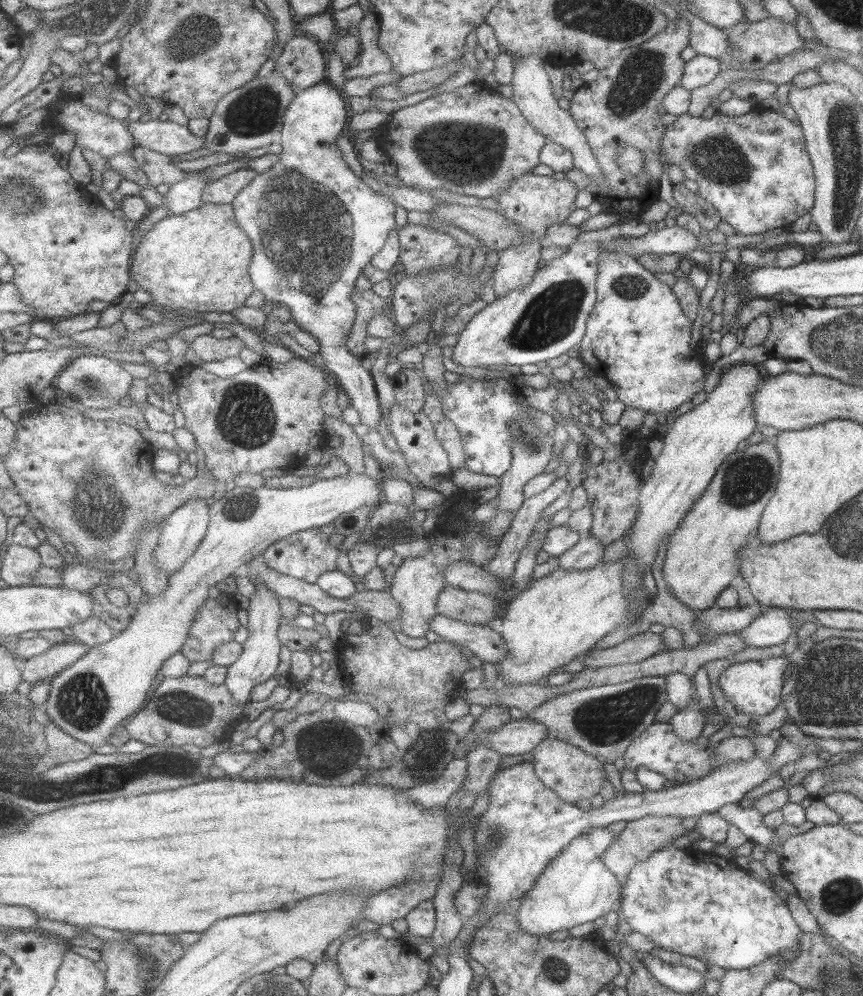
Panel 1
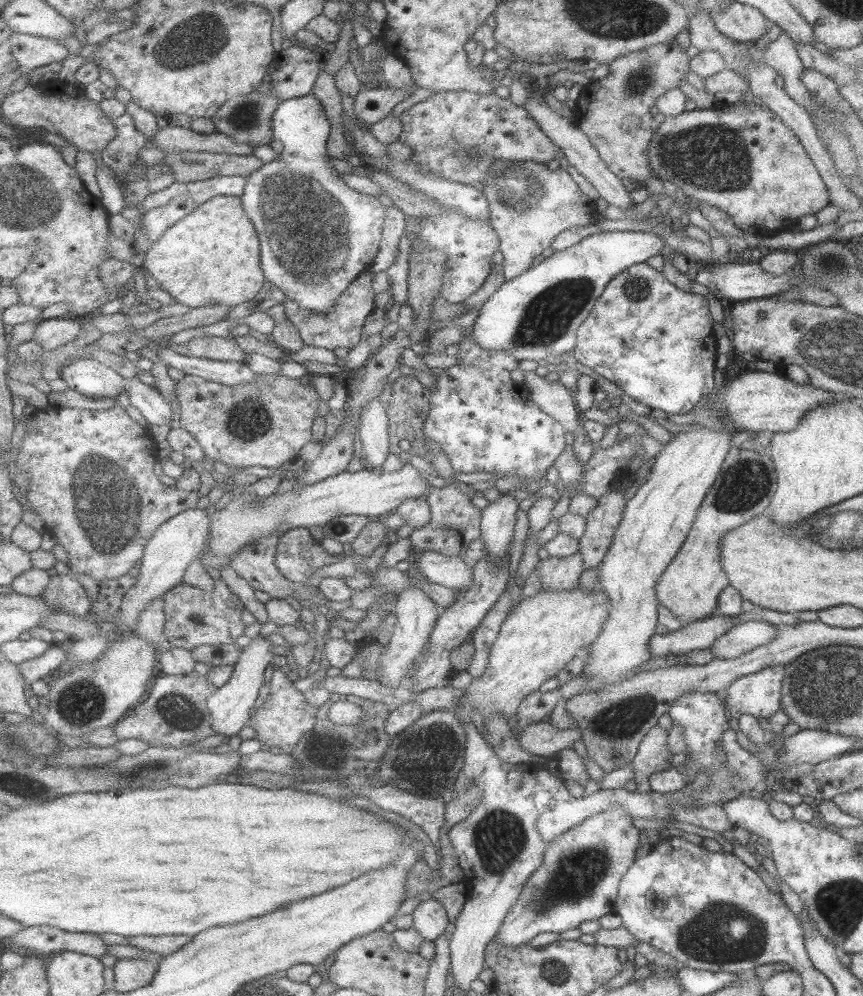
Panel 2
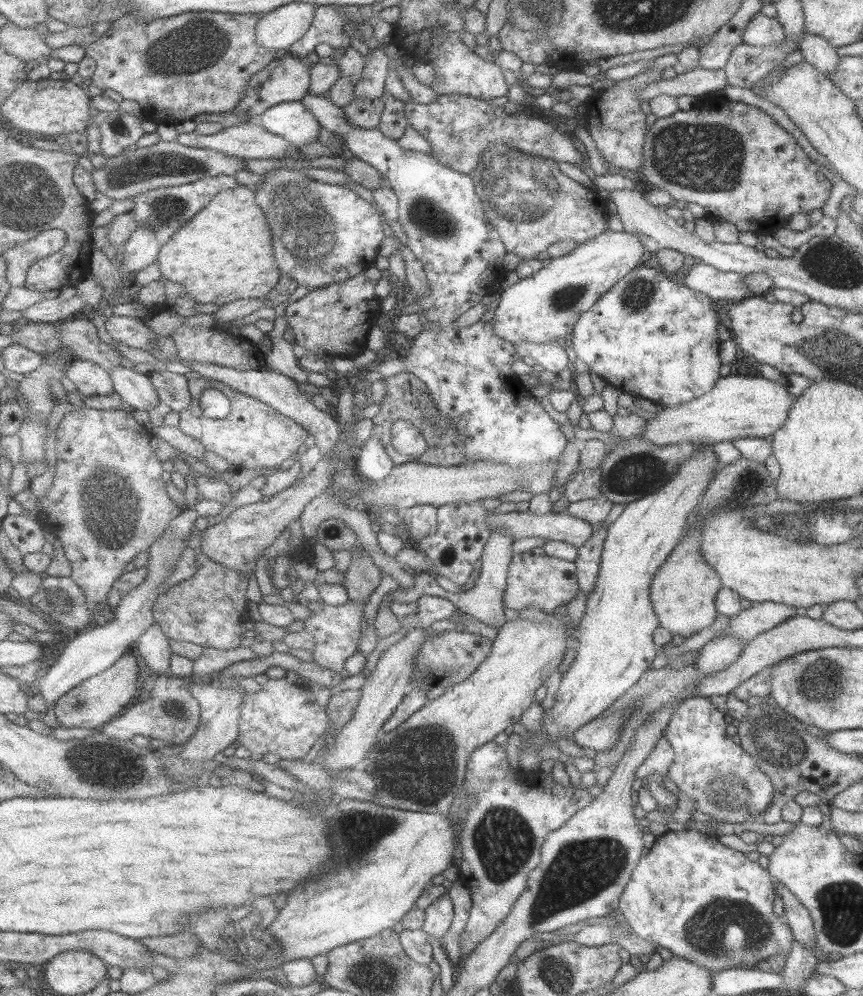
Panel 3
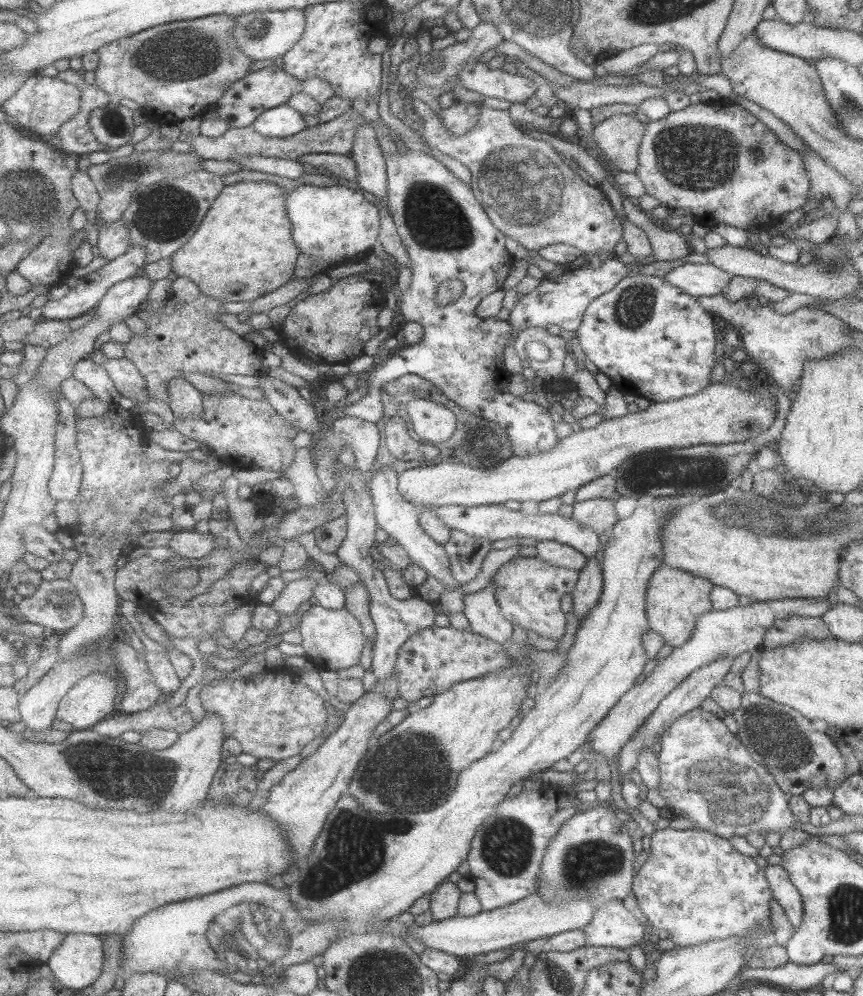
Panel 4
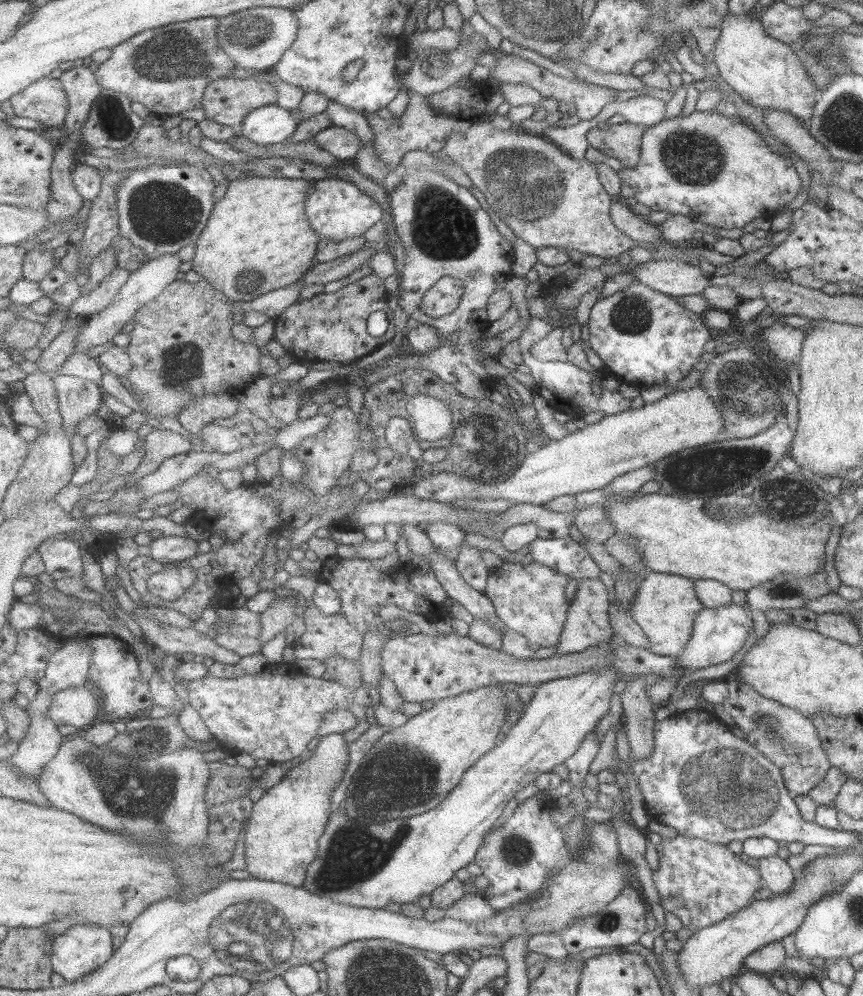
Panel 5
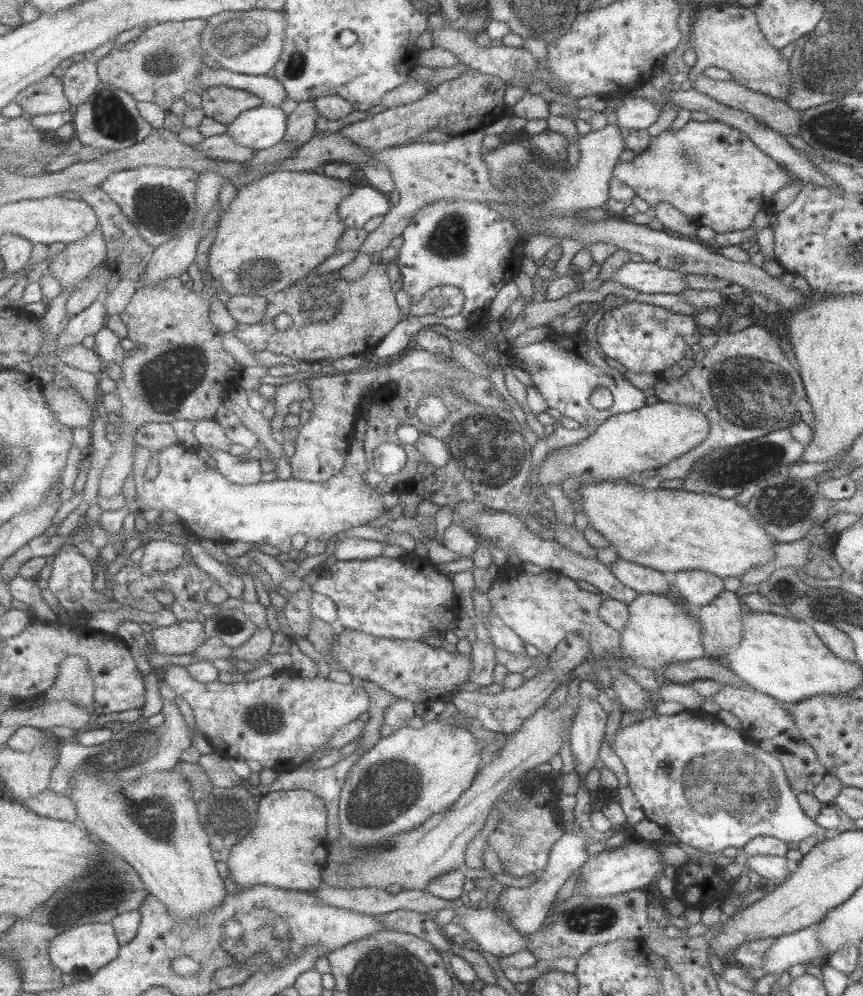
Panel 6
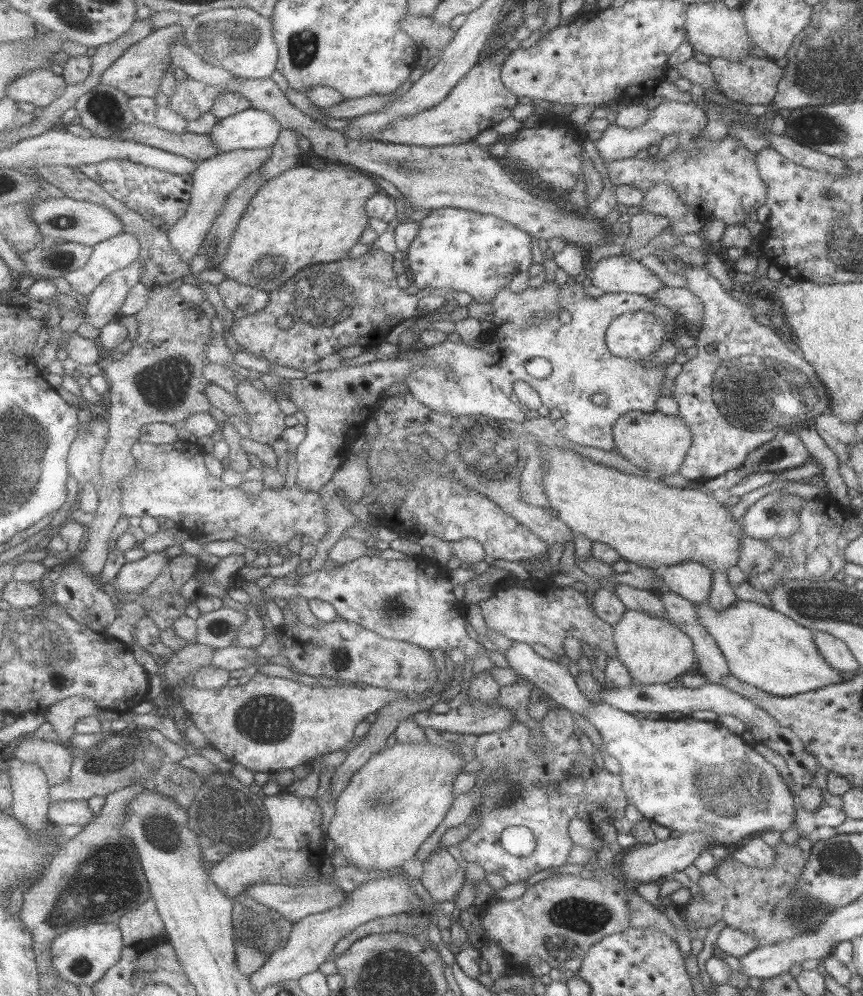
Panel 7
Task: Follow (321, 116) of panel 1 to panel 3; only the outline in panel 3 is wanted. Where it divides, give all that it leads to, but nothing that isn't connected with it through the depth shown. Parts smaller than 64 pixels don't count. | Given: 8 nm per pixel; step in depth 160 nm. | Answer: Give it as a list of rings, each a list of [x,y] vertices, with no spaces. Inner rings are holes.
[[[303,101],[273,106],[259,117],[258,123],[273,134],[285,137],[296,148],[315,142],[322,127],[320,120]],[[290,168],[267,171],[264,181],[254,188],[256,201],[273,231],[275,260],[283,277],[296,280],[310,292],[331,284],[343,284],[375,266],[382,242],[386,240],[384,222],[379,210],[353,190],[343,185],[319,182],[307,173],[293,172]],[[371,436],[367,440],[365,448],[358,452],[356,459],[360,475],[374,484],[385,482],[385,478],[389,478],[397,465],[377,436]]]

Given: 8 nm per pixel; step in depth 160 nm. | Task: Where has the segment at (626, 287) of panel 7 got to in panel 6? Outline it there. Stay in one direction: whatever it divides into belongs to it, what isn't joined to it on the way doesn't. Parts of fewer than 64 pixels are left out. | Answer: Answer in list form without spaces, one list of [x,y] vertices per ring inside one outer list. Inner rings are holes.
[[[628,261],[627,263],[616,267],[616,269],[617,271],[615,271],[615,273],[609,279],[637,292],[644,292],[645,294],[679,294],[686,289],[683,273],[677,272],[676,270],[658,267],[652,262]]]

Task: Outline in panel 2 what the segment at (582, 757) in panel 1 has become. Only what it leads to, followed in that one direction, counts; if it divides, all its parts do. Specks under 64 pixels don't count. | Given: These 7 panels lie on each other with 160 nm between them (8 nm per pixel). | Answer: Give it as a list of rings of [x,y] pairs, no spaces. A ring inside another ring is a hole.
[[[570,747],[562,748],[554,755],[546,757],[542,766],[549,774],[555,774],[564,785],[566,782],[577,782],[584,787],[590,780],[583,758]]]

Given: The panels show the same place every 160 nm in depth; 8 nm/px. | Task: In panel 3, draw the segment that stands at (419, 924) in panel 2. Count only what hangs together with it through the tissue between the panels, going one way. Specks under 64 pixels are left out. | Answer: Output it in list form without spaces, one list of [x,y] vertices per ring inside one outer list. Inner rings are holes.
[[[449,893],[444,894],[426,911],[426,919],[421,930],[431,937],[444,941],[455,920],[455,904]]]

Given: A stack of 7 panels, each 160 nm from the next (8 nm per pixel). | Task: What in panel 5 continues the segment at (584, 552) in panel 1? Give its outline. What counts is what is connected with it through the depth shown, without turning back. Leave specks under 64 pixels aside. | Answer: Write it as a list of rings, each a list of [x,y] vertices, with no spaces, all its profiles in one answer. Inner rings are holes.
[[[532,560],[516,564],[507,561],[490,574],[484,593],[493,601],[498,617],[508,628],[540,647],[556,646],[569,608],[569,602],[563,595],[569,580],[566,575]]]

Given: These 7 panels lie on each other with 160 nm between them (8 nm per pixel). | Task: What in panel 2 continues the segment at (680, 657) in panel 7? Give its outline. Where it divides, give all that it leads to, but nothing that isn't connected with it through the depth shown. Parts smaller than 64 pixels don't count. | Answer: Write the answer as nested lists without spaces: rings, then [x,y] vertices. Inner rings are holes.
[[[730,448],[721,464],[717,479],[697,510],[685,540],[676,556],[659,576],[654,593],[659,604],[678,618],[682,624],[701,620],[716,612],[717,597],[723,587],[729,585],[725,572],[721,570],[719,549],[721,537],[732,528],[749,522],[761,514],[776,493],[777,478],[770,456],[758,454],[758,450]]]

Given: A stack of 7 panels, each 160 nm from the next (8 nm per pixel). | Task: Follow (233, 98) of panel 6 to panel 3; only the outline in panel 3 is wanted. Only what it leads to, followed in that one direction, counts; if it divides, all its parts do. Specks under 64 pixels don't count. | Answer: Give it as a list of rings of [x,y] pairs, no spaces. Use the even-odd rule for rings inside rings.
[[[287,52],[251,78],[245,97],[243,97],[240,105],[235,108],[235,112],[254,122],[258,121],[259,117],[273,106],[285,102],[303,101],[310,94],[311,74],[312,67],[307,62],[301,57]]]

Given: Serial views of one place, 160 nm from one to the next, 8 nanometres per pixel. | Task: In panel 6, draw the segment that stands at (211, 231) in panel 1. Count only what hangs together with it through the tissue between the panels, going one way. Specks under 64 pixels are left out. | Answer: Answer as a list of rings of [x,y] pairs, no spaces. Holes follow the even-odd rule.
[[[277,170],[245,185],[238,190],[220,218],[220,227],[217,227],[207,256],[207,270],[221,284],[221,288],[232,296],[247,294],[271,298],[274,293],[291,288],[338,252],[338,242],[347,232],[345,222],[338,213],[338,204],[356,188],[354,180],[328,178],[321,171],[292,170]]]

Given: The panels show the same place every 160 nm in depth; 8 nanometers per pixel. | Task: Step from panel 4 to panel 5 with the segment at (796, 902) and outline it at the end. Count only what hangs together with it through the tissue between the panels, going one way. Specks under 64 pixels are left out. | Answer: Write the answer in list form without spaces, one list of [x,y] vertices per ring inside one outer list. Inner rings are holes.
[[[776,854],[760,858],[757,868],[759,876],[763,880],[763,886],[769,888],[773,895],[787,894],[795,883],[796,872]]]

